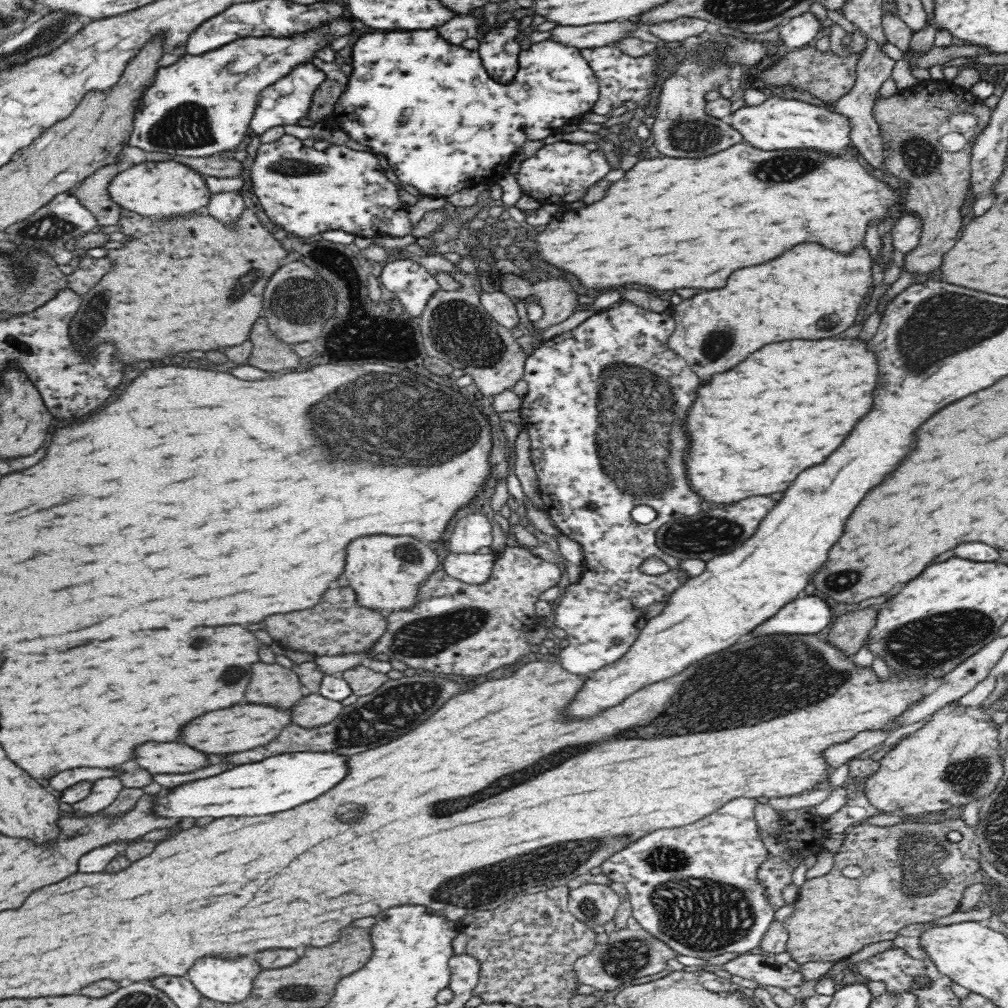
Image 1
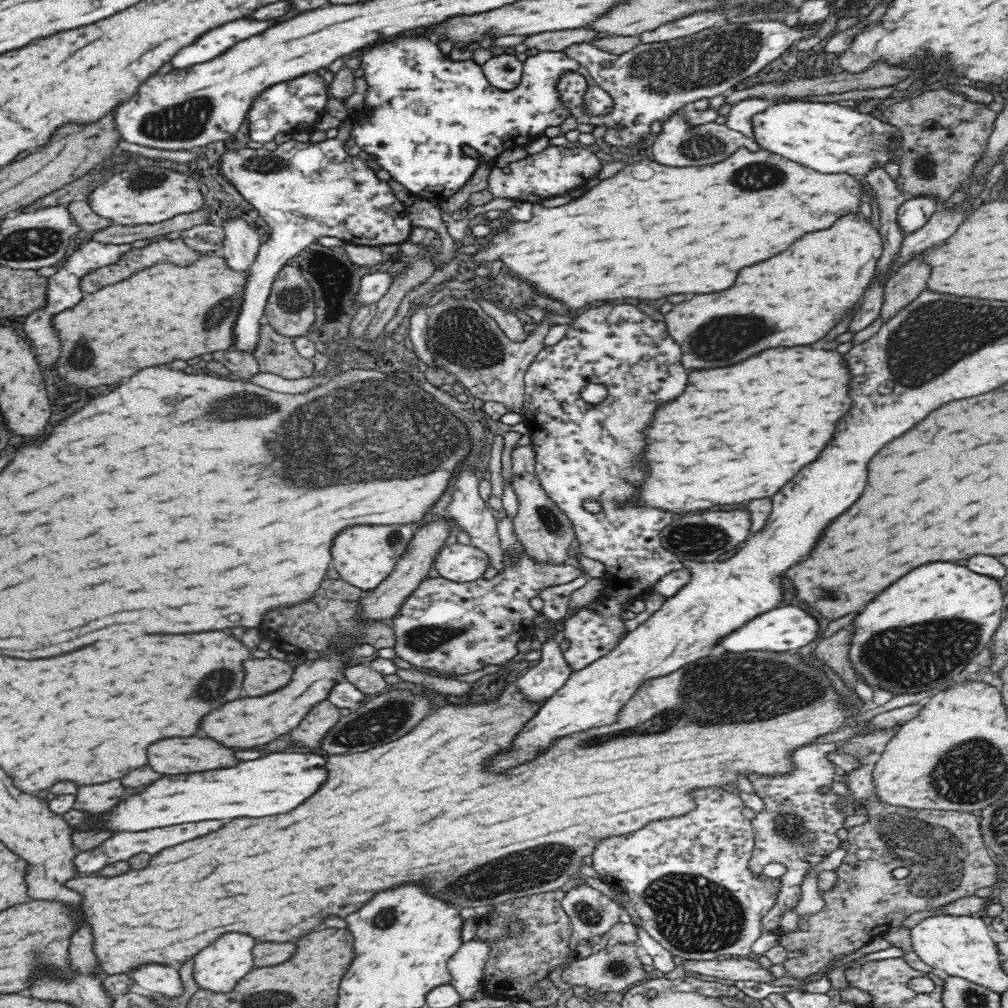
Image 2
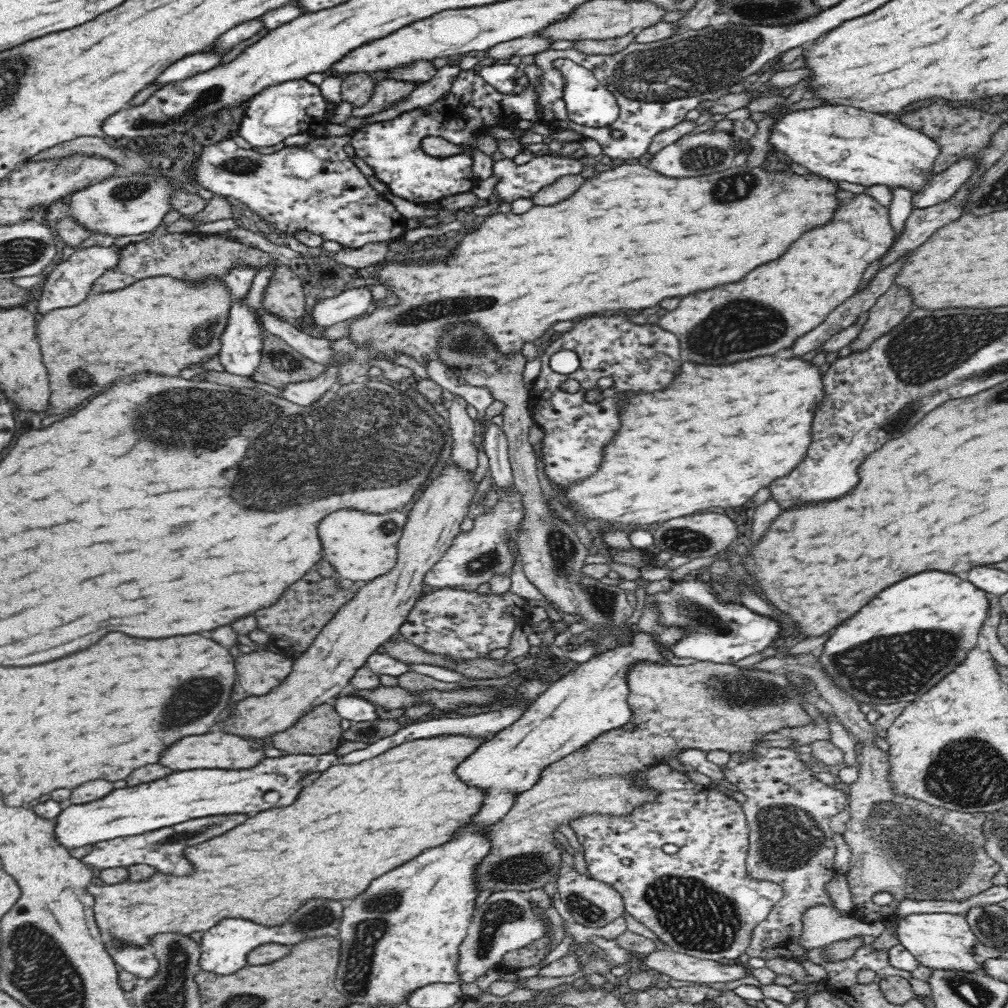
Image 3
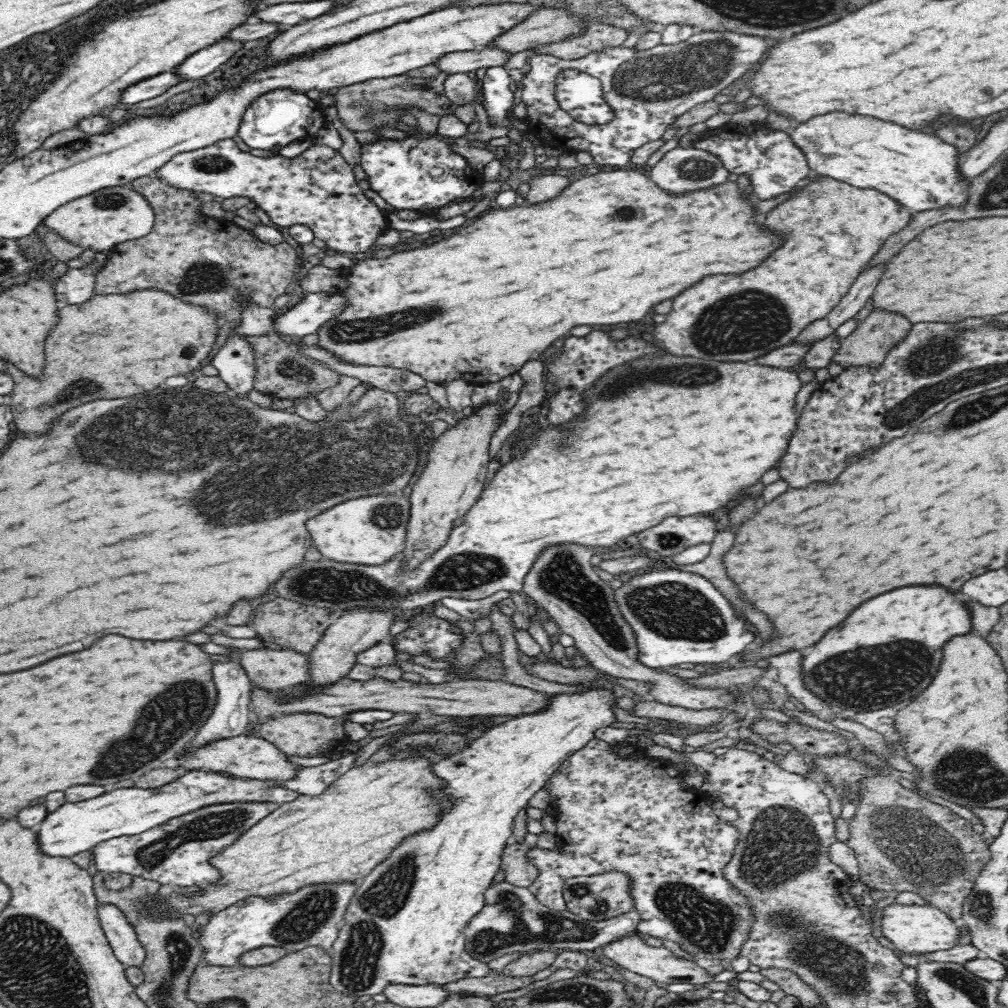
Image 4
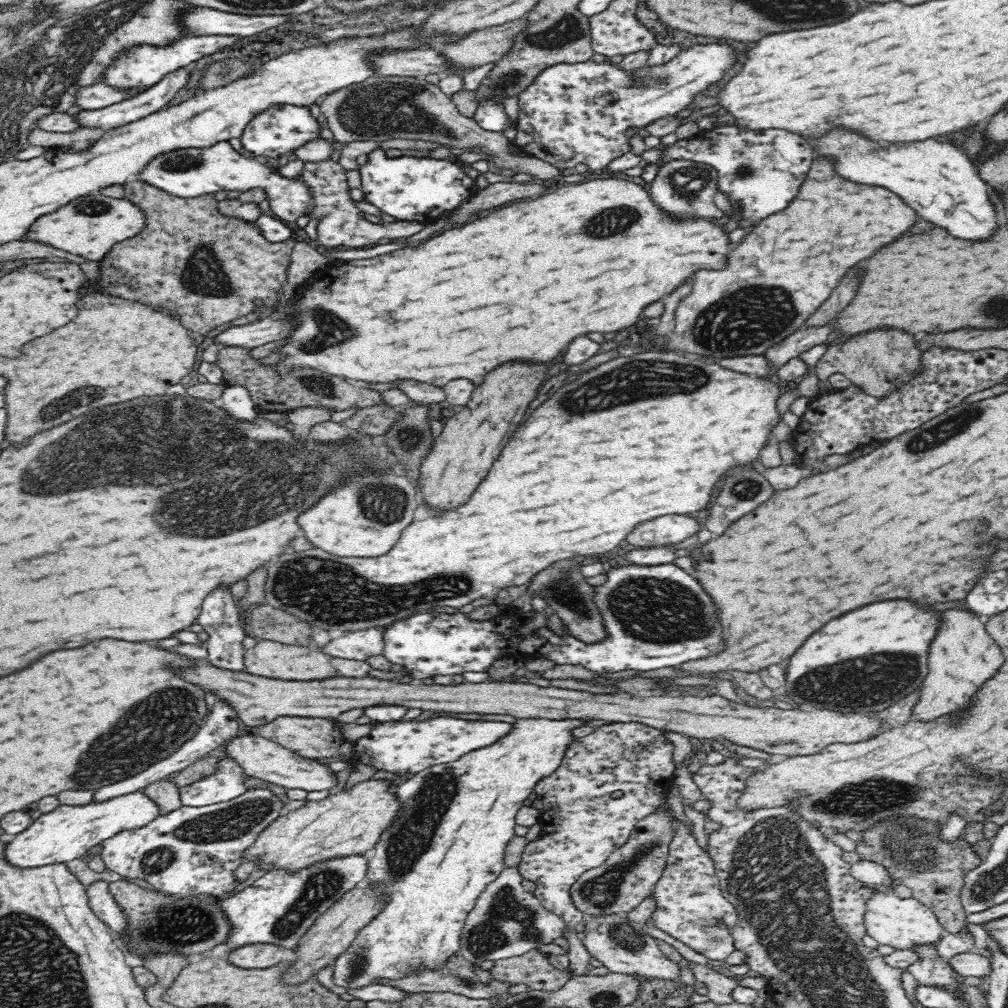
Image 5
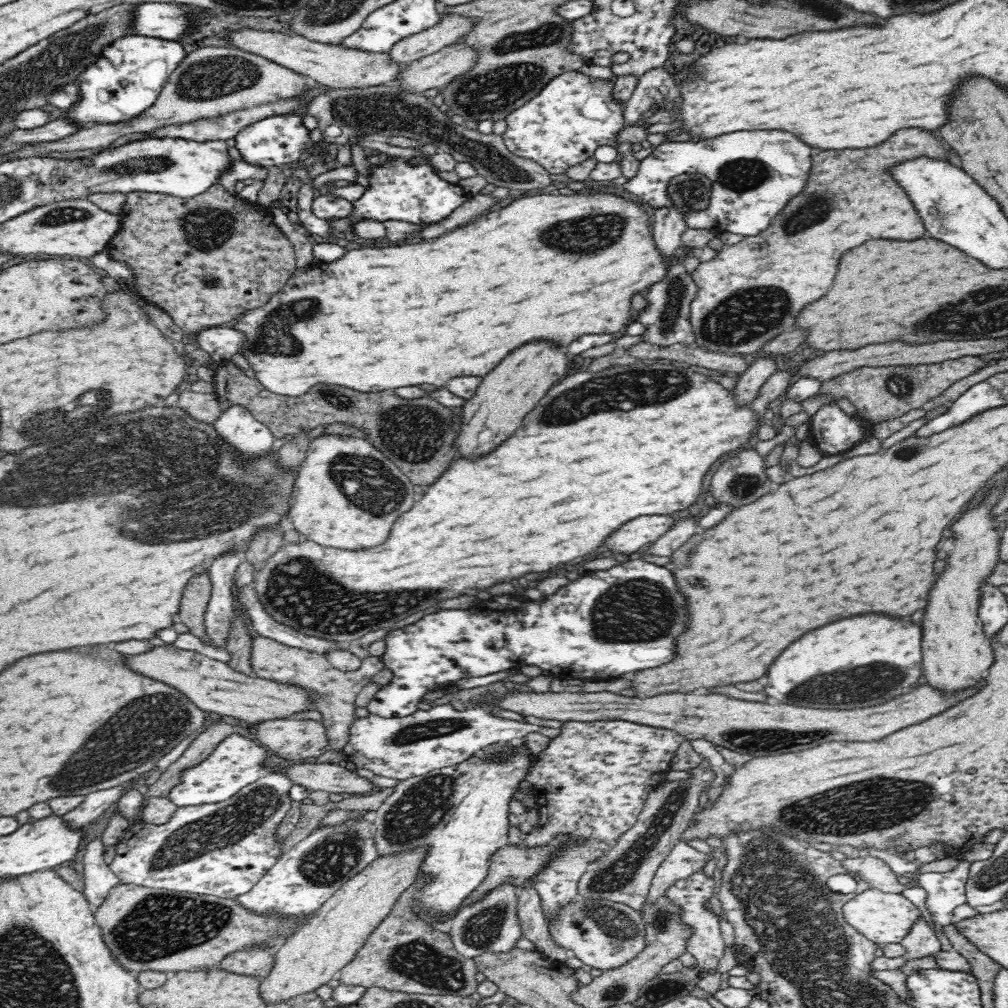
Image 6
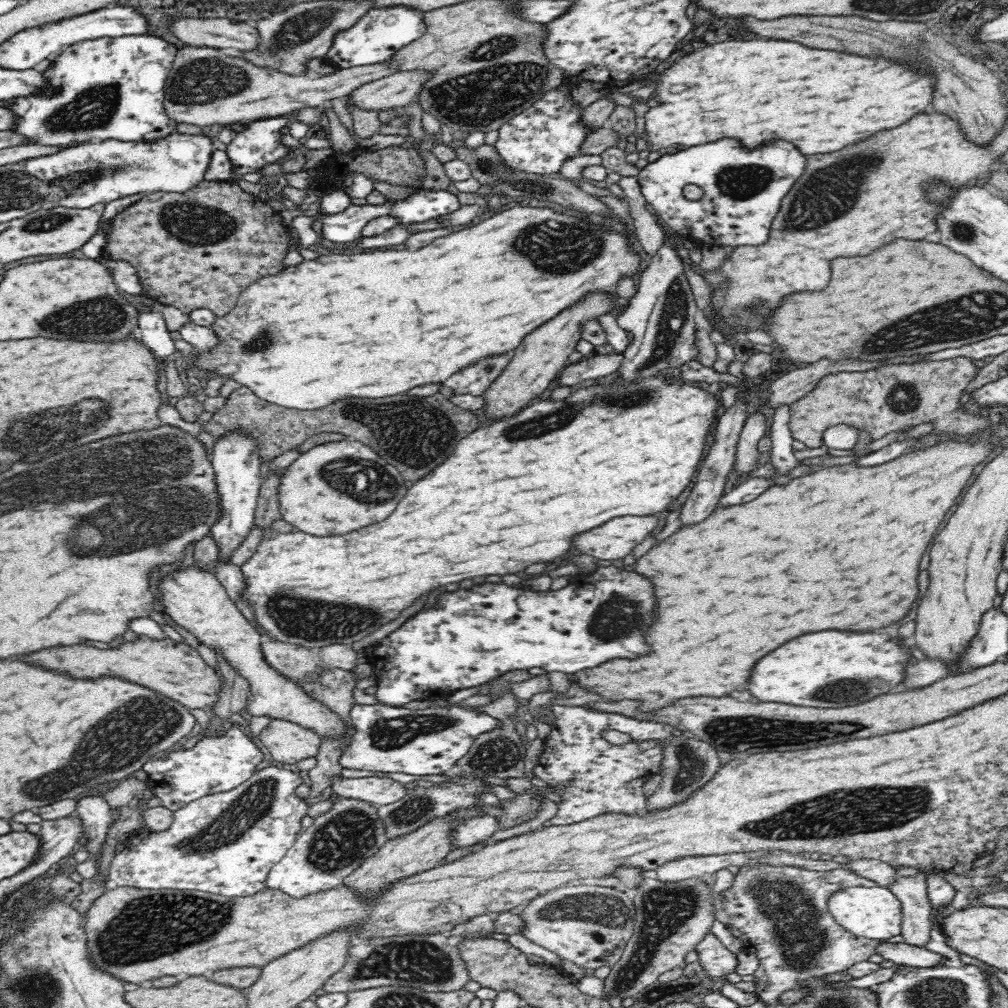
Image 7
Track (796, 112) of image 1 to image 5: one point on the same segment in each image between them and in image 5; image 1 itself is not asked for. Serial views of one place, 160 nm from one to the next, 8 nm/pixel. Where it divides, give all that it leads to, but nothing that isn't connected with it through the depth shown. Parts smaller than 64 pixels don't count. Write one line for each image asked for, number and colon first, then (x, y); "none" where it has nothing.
2: (827, 137)
3: (844, 144)
4: (921, 171)
5: (935, 178)

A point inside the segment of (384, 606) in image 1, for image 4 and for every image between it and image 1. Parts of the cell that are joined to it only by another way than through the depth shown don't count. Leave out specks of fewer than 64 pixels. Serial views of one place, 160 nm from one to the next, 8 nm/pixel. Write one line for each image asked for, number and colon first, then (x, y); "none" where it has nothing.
2: (364, 556)
3: (361, 545)
4: (371, 530)

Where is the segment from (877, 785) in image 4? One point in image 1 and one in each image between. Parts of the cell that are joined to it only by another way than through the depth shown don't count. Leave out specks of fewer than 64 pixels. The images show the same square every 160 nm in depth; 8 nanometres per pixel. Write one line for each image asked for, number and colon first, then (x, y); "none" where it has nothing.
1: (911, 873)
2: (901, 860)
3: (908, 847)

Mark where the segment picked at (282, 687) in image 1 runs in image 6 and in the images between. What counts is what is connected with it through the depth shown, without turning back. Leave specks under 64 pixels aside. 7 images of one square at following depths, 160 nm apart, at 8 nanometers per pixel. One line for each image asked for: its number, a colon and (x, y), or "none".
2: (267, 675)
3: (259, 672)
4: (270, 669)
5: (268, 658)
6: (333, 691)

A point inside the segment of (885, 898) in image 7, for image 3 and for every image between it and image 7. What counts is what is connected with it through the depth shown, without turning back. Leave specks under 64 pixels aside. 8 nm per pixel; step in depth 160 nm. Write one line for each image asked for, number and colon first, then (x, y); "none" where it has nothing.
3: (939, 939)
4: (915, 928)
5: (902, 923)
6: (882, 917)

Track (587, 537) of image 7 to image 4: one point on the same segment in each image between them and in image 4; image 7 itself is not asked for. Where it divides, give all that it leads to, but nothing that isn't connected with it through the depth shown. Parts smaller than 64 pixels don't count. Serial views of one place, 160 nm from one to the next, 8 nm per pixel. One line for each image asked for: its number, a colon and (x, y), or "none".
4: (673, 535)
5: (674, 529)
6: (636, 533)

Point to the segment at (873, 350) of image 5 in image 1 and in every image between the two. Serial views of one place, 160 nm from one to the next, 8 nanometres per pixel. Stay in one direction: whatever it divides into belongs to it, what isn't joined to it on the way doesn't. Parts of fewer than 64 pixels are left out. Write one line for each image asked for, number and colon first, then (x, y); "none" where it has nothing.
1: (937, 181)
2: (909, 281)
3: (894, 305)
4: (868, 346)

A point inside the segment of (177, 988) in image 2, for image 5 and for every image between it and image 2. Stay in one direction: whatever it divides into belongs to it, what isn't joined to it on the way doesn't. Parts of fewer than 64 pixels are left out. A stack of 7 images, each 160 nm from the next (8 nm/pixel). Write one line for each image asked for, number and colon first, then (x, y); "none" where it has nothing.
3: (138, 961)
4: (122, 937)
5: (101, 900)

